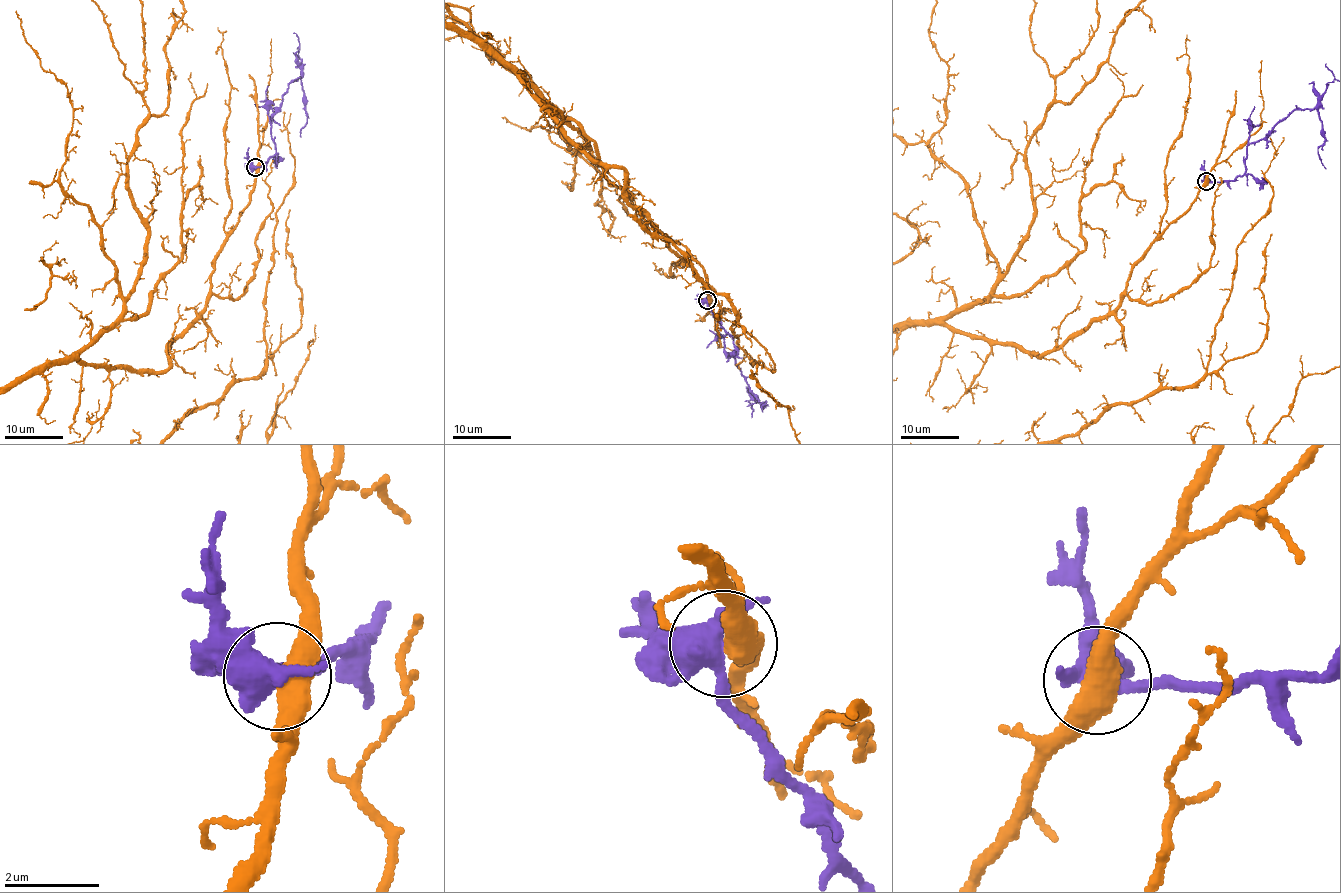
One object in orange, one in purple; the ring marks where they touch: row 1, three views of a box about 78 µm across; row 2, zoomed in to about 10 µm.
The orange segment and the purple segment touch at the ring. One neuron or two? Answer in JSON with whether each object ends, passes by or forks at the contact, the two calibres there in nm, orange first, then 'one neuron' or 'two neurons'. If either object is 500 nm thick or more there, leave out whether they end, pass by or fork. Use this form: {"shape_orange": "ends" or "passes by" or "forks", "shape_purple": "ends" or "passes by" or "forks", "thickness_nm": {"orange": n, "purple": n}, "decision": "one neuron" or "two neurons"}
{"shape_orange": "passes by", "shape_purple": "forks", "thickness_nm": {"orange": 480, "purple": 400}, "decision": "two neurons"}

